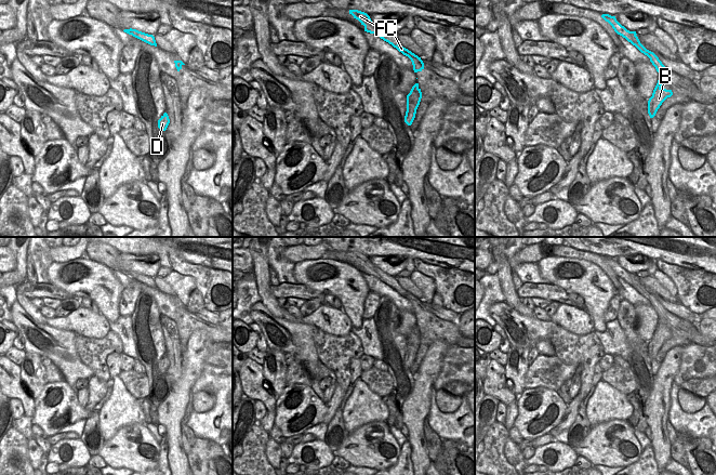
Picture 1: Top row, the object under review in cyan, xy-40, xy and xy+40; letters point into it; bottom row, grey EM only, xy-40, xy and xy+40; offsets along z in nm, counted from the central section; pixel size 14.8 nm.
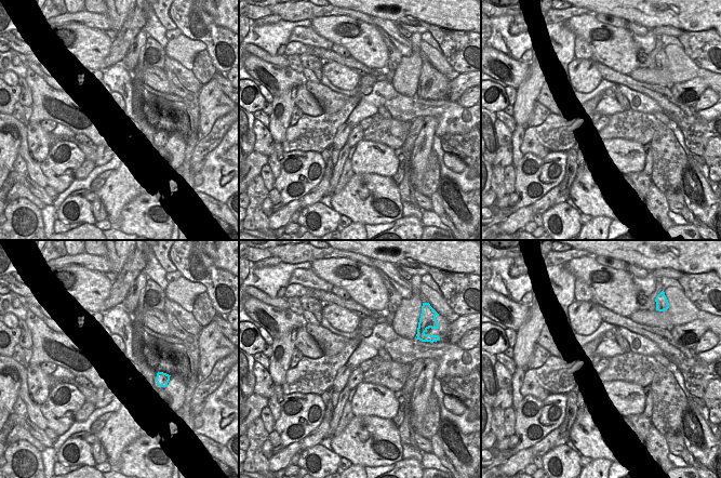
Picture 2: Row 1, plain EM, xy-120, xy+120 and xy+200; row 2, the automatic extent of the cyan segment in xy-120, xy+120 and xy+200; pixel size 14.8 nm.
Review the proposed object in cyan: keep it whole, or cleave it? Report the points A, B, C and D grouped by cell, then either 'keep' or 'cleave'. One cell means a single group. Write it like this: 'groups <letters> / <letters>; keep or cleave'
groups A B C D; keep

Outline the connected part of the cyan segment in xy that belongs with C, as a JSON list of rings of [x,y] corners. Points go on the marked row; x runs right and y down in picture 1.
[[[349,10],[349,14],[352,14],[354,18],[358,19],[361,25],[364,26],[364,31],[379,36],[381,39],[396,48],[403,55],[408,56],[412,62],[414,72],[422,71],[424,69],[424,63],[421,57],[400,45],[396,35],[387,32],[377,24],[373,23],[367,13],[358,10]]]

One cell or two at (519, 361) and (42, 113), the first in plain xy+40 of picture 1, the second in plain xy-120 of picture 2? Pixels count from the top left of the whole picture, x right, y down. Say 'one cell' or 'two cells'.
two cells

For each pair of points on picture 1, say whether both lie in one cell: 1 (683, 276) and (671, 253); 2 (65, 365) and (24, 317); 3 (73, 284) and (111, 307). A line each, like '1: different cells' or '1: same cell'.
1: different cells
2: same cell
3: same cell

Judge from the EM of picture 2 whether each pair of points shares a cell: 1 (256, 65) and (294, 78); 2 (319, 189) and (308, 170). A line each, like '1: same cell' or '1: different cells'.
1: same cell
2: different cells

